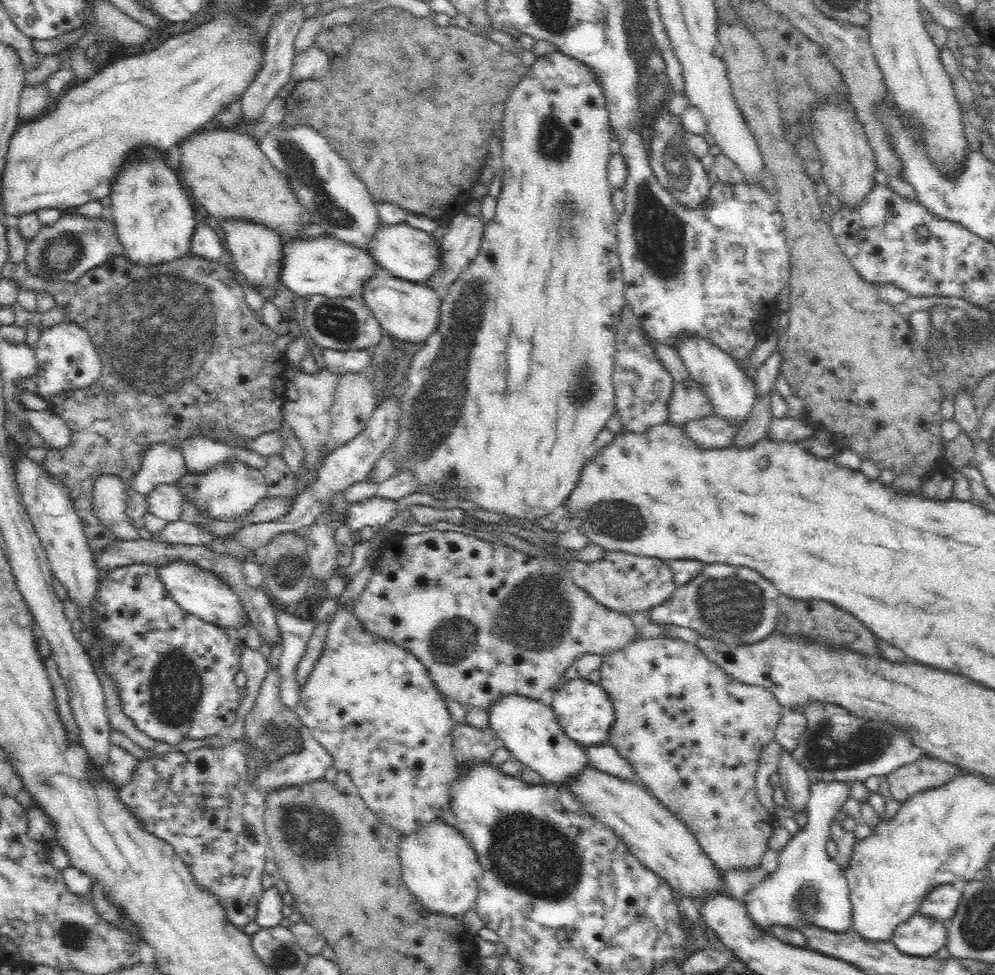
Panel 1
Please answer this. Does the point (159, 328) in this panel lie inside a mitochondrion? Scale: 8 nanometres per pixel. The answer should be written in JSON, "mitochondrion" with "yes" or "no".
{"mitochondrion":"yes"}

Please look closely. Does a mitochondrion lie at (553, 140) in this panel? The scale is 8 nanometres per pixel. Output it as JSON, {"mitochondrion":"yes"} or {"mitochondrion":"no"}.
{"mitochondrion":"yes"}

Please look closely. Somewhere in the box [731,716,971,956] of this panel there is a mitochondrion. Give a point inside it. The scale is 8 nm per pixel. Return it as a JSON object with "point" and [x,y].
{"point":[810,899]}

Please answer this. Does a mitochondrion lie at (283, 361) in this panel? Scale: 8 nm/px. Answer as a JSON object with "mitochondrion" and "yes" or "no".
{"mitochondrion":"no"}

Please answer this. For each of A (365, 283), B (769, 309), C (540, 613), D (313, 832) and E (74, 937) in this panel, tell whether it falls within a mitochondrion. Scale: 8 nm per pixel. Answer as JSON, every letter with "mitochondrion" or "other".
{"A":"other","B":"other","C":"mitochondrion","D":"mitochondrion","E":"mitochondrion"}

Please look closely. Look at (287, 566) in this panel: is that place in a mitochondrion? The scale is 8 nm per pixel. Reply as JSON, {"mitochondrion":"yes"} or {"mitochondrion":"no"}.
{"mitochondrion":"yes"}

